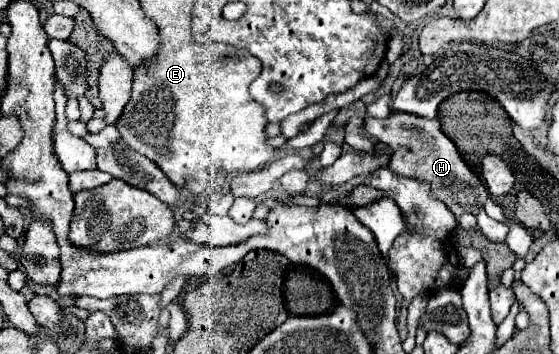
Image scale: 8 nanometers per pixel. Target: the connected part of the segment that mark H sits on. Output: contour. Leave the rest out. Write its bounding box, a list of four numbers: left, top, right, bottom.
[364,112,490,218]

